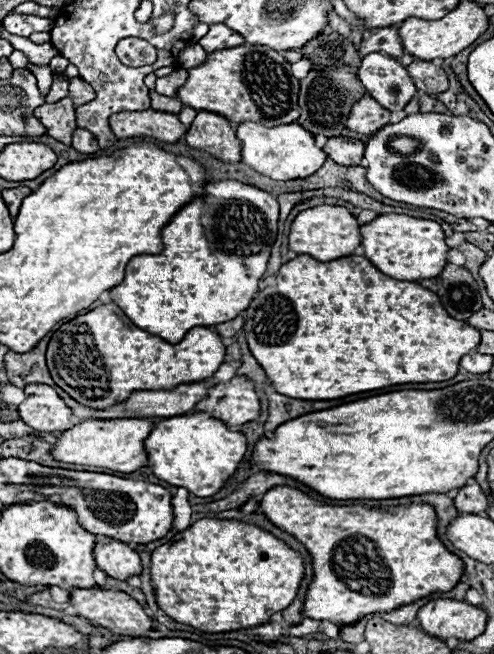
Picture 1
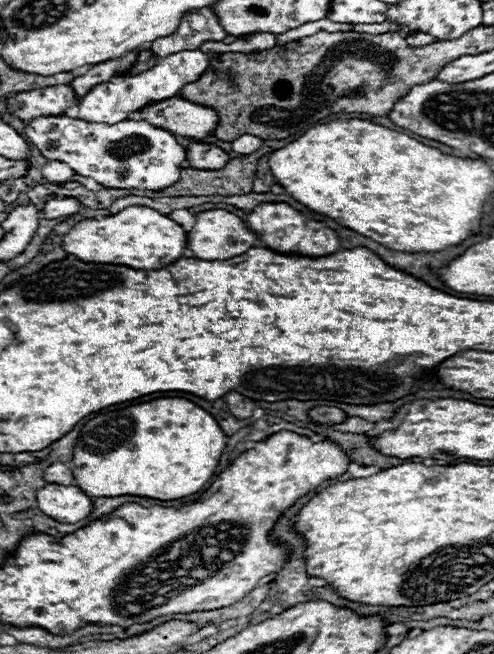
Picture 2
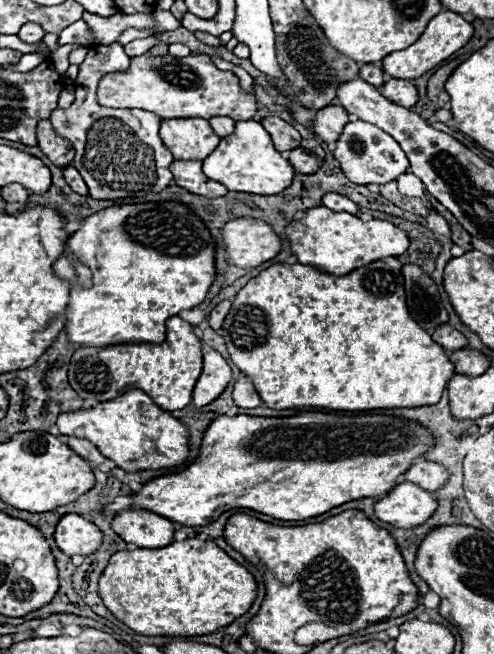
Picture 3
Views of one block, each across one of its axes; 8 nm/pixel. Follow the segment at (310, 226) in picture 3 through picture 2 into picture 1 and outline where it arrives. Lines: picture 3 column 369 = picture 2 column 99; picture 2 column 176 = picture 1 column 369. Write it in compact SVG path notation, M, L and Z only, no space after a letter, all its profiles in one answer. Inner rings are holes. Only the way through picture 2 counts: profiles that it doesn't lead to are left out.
M380 214L370 224L364 224L360 228L362 234L362 248L364 256L384 274L404 280L404 282L416 282L416 280L428 280L434 276L440 276L440 272L448 264L448 246L446 236L438 222L412 218L404 214Z

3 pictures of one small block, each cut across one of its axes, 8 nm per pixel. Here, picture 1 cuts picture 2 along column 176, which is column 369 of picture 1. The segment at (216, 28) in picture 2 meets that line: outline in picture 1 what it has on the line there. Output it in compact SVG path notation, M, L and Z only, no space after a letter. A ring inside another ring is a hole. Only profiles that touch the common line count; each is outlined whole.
M396 26L362 30L362 44L360 44L358 50L362 54L366 54L366 52L386 52L388 56L394 56L394 58L400 58L404 54L404 48L402 48Z

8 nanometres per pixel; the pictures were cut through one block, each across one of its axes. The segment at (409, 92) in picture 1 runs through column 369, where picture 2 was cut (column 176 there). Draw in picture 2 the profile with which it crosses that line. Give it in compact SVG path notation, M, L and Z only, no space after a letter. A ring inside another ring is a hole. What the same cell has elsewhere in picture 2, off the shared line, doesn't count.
M186 50L186 52L164 56L160 60L160 64L156 64L156 68L152 68L152 72L144 72L144 76L132 76L126 80L96 84L92 90L86 92L86 96L79 104L68 108L65 113L72 118L84 118L84 120L108 122L108 124L126 120L130 112L138 112L148 102L158 102L158 100L176 96L186 82L194 82L206 70L210 60L212 60L212 56L202 54L200 50L192 50L192 52Z

